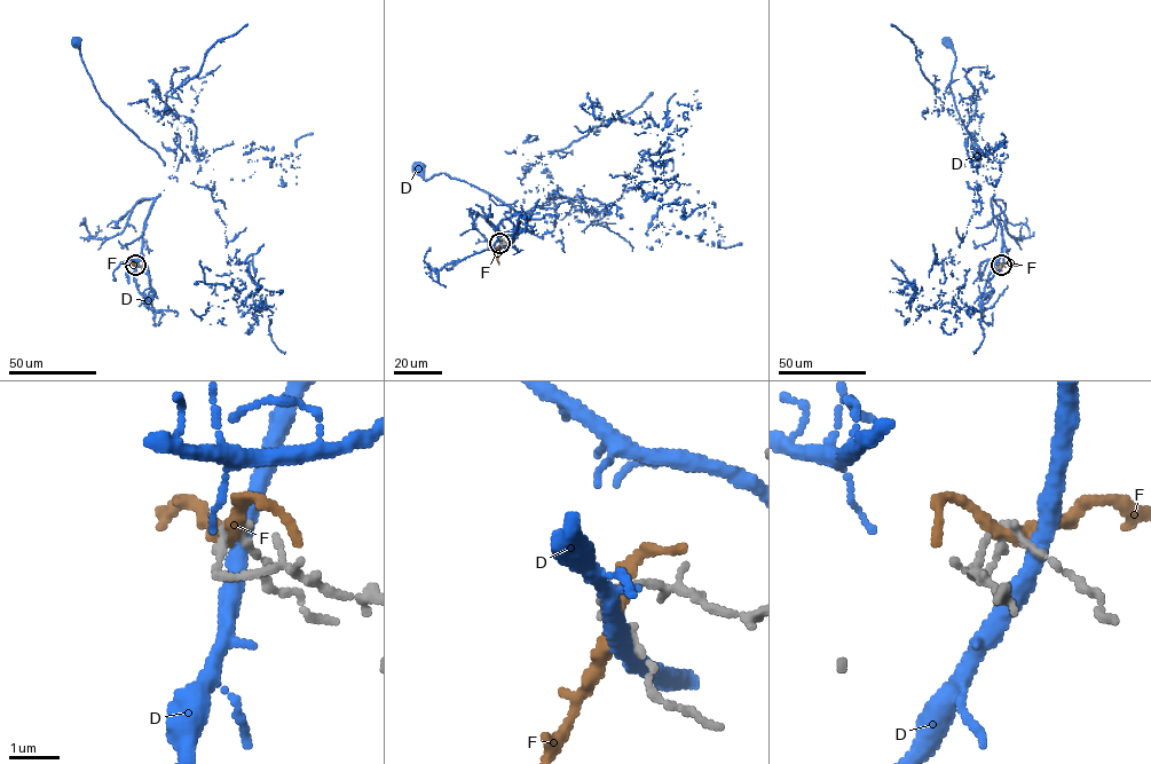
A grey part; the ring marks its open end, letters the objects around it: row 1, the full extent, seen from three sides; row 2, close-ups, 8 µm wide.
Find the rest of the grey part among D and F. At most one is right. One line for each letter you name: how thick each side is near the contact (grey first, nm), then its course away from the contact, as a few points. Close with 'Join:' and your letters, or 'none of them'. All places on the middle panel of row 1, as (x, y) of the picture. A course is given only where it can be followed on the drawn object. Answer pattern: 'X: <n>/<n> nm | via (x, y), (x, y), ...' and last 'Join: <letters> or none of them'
Join: none of them

